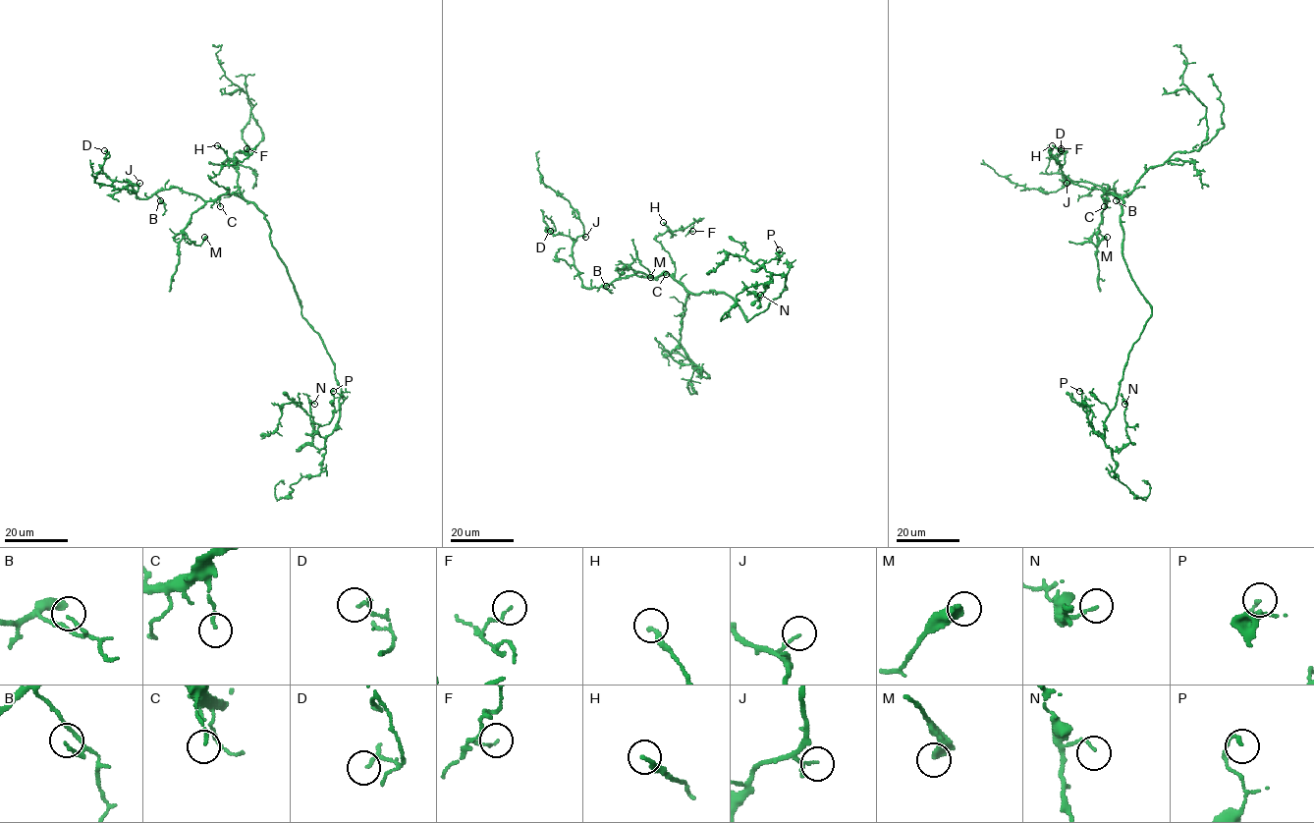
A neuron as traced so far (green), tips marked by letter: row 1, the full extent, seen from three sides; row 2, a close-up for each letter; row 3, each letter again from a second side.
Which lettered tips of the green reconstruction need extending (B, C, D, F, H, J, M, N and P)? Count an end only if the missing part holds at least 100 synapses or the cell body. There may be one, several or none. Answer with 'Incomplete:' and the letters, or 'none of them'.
Incomplete: none of them

